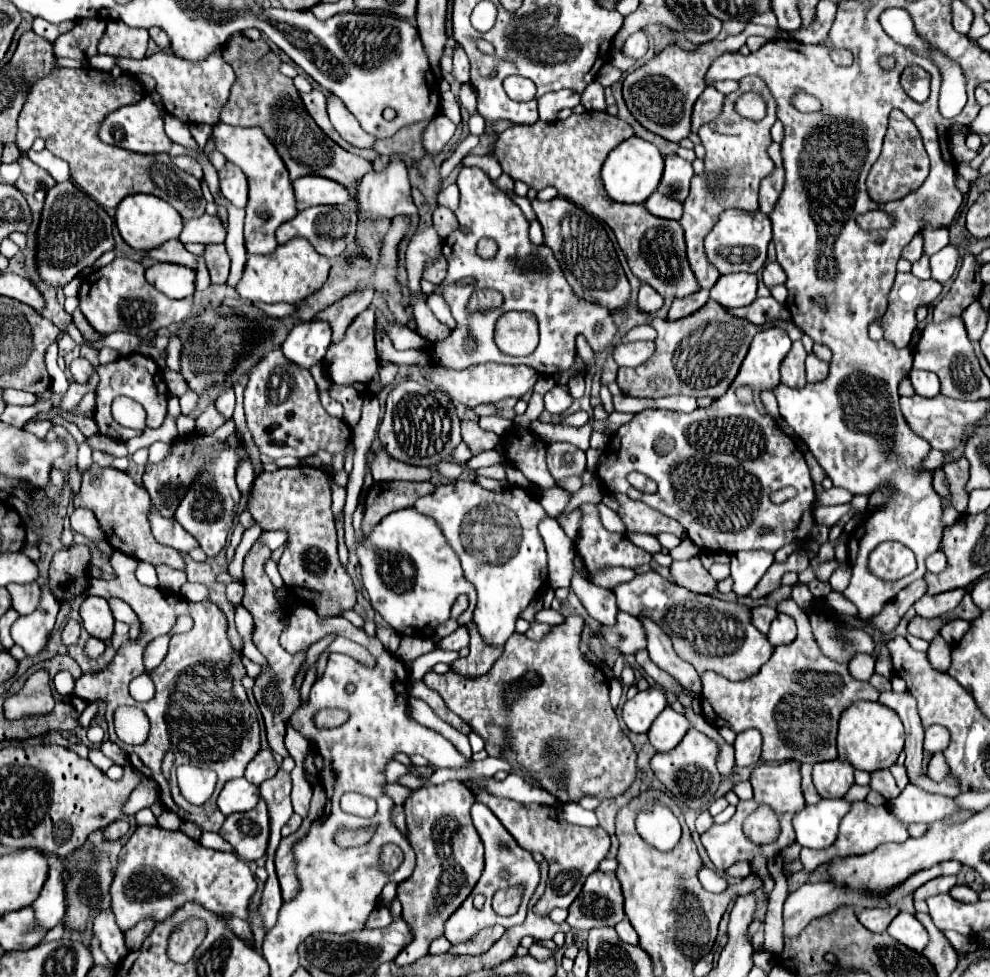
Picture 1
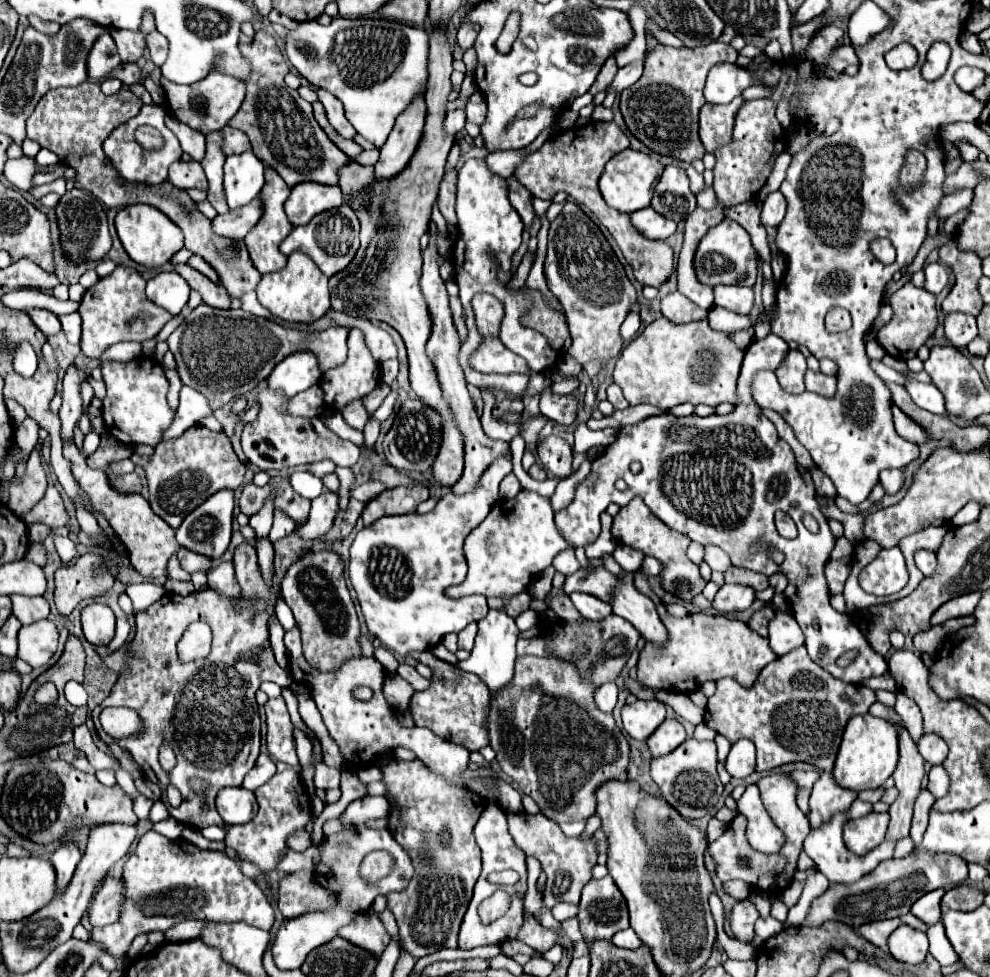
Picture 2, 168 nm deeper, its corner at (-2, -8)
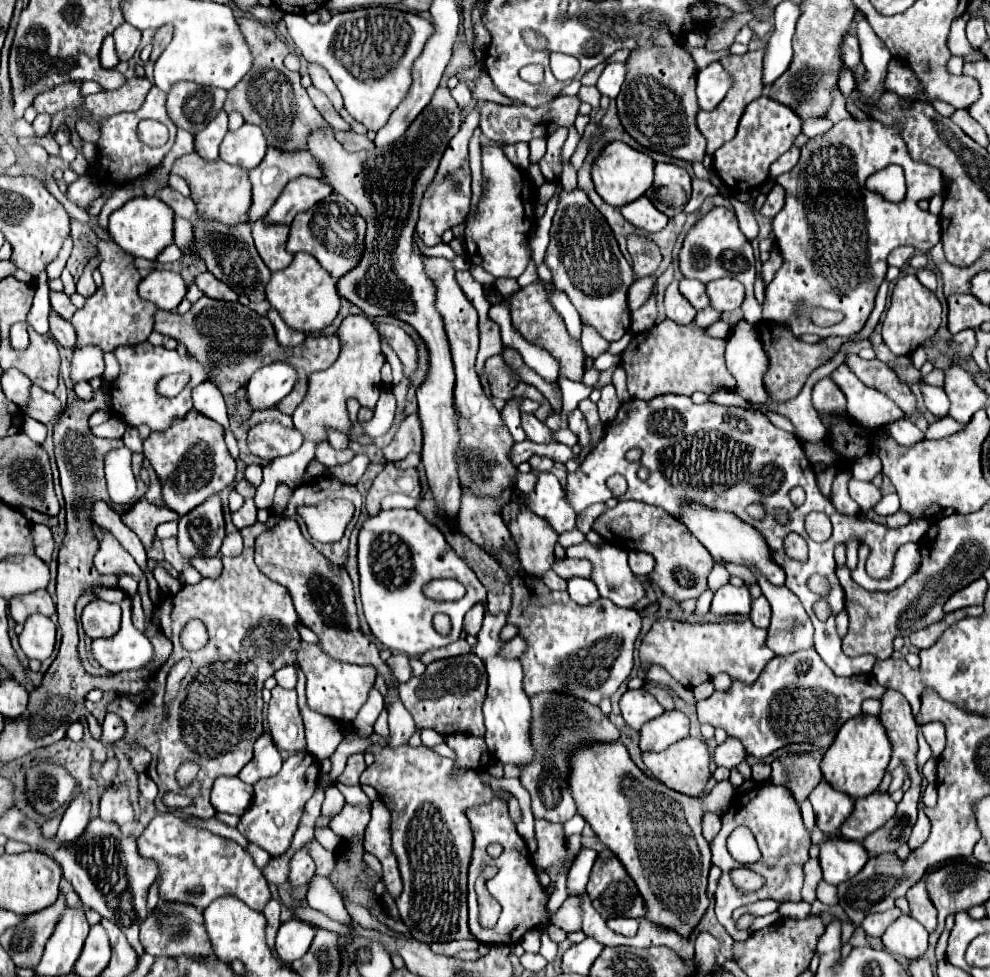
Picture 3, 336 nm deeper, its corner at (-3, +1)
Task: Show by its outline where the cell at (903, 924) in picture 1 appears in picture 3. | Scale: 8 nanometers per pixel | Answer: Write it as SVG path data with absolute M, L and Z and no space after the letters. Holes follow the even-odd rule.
M900 916L888 926L882 942L890 954L916 960L928 948L928 932L918 920L912 920L912 916Z

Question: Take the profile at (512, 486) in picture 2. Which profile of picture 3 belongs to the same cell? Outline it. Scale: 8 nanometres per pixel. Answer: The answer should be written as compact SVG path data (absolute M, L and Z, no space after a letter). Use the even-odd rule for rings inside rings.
M518 472L516 474L516 488L520 492L530 492L534 488L534 484L536 484L536 474L534 472L528 472L528 474Z

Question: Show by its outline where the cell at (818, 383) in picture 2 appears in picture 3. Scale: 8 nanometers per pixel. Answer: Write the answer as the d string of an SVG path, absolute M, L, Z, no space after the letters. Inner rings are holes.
M830 376L818 380L812 388L812 404L818 410L820 416L826 414L844 414L846 412L846 400L840 388L836 388L834 380Z

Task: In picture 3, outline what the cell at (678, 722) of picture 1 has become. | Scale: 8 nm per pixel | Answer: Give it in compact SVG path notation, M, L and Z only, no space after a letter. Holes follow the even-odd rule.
M668 710L662 716L658 716L656 720L650 720L648 724L644 724L644 728L640 730L640 748L644 752L662 752L670 744L674 744L686 736L688 736L688 716L682 714L680 710Z

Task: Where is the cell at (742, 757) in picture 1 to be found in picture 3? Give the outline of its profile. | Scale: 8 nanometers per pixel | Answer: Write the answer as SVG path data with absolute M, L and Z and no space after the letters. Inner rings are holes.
M728 738L724 744L720 744L714 750L714 762L716 762L716 766L736 768L744 758L746 758L744 744L740 744L740 740L736 740L736 738Z

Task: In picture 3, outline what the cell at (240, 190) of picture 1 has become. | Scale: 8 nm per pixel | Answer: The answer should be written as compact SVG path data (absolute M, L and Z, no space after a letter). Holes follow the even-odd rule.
M244 124L236 132L228 132L220 144L220 158L228 164L242 166L246 170L256 168L266 154L266 138L254 124Z

